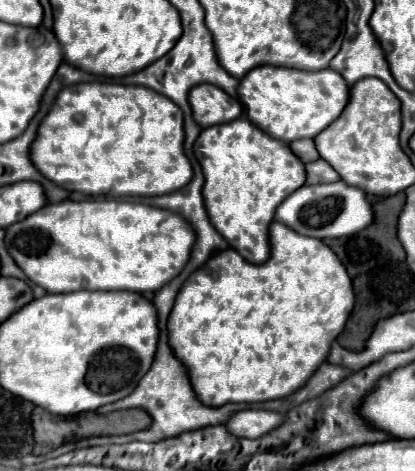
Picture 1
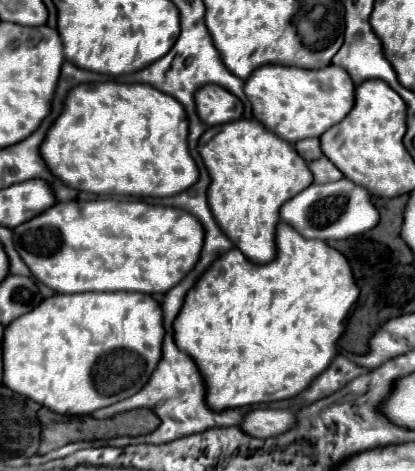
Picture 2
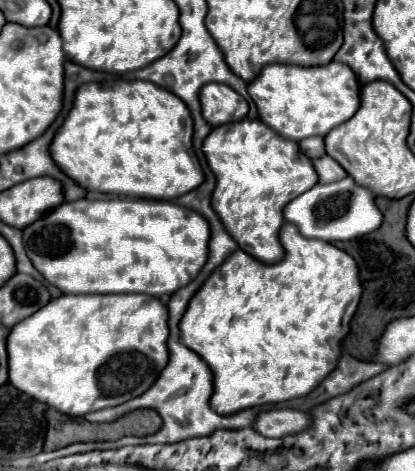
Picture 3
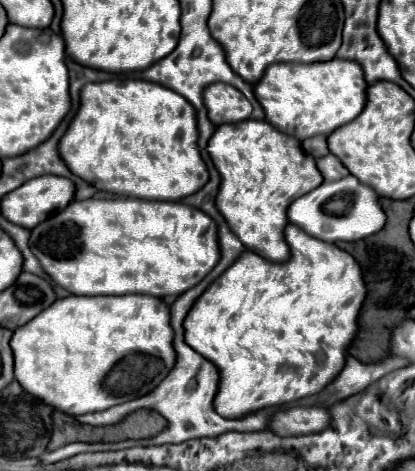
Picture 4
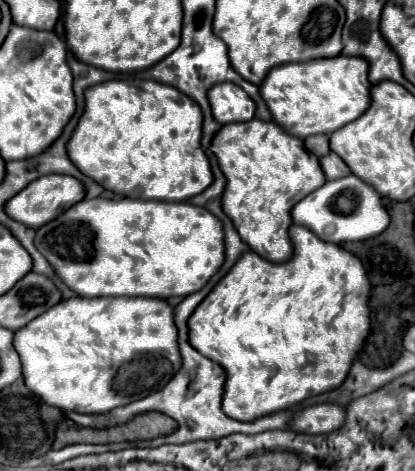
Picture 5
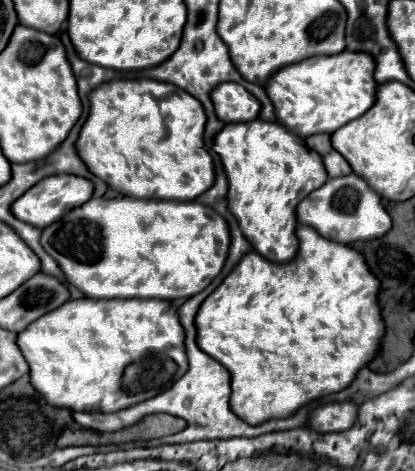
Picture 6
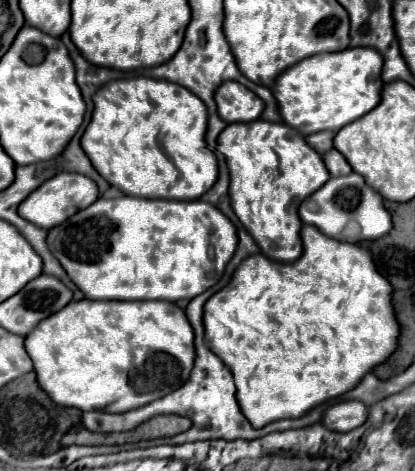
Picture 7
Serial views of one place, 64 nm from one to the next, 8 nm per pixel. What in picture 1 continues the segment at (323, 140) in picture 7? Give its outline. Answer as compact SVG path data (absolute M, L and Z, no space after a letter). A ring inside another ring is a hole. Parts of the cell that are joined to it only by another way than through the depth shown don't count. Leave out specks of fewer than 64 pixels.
M294 140L294 142L290 142L290 148L302 162L312 162L312 160L320 158L314 140Z

